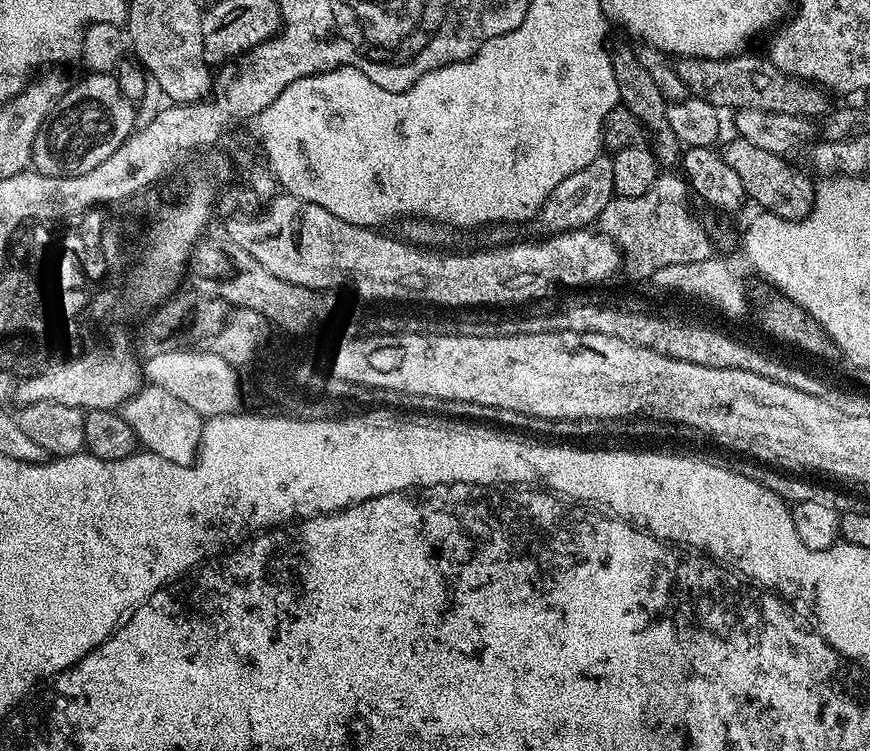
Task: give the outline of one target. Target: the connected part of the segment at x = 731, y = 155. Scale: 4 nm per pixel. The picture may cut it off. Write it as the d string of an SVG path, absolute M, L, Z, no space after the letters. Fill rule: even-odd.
M731 138L723 141L722 155L726 163L738 170L738 178L742 178L744 195L765 212L772 212L787 220L805 220L812 213L812 204L816 201L816 187L804 172L799 172L792 164L787 164L784 156L774 154L770 150L762 150L754 146L754 142L746 142L743 138Z

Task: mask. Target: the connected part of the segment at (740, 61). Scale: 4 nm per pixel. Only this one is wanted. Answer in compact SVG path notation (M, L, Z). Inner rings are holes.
M737 54L723 60L711 60L701 56L682 56L675 61L676 72L682 78L682 82L686 82L691 95L698 97L700 100L710 102L714 107L721 110L727 110L727 108L732 108L731 110L749 108L750 110L770 110L774 114L794 114L805 118L813 118L812 116L820 115L820 117L823 117L829 111L829 93L821 88L819 84L814 84L810 80L800 80L796 76L791 76L782 70L778 70L778 66L771 64L763 55L744 55Z

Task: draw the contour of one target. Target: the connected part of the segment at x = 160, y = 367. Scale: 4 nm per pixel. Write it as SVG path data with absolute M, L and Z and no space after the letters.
M198 348L163 351L149 356L142 366L143 377L156 388L164 389L185 402L205 418L235 413L240 404L240 380L235 365L211 350Z

